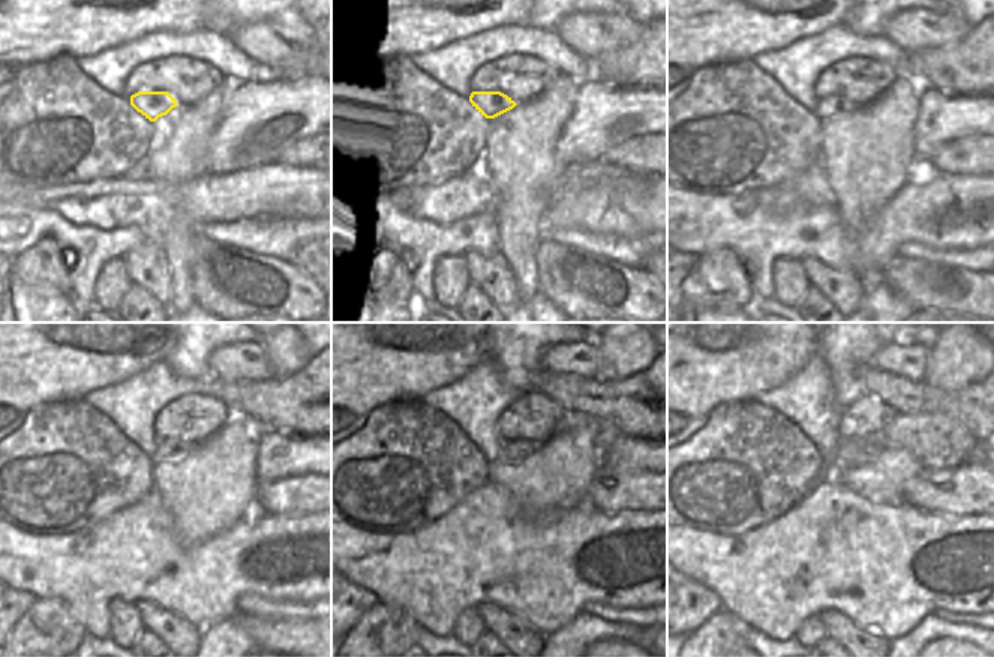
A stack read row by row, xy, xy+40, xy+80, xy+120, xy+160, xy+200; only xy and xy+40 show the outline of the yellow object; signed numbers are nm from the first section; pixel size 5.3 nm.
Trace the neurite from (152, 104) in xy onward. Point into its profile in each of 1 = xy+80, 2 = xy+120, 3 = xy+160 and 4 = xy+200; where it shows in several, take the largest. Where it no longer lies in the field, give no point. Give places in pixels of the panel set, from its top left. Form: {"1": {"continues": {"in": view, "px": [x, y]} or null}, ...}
{"1": {"continues": {"in": "xy+80", "px": [834, 105]}}, "2": {"continues": {"in": "xy+120", "px": [168, 447]}}, "3": {"continues": {"in": "xy+160", "px": [508, 449]}}, "4": {"continues": {"in": "xy+200", "px": [867, 452]}}}

